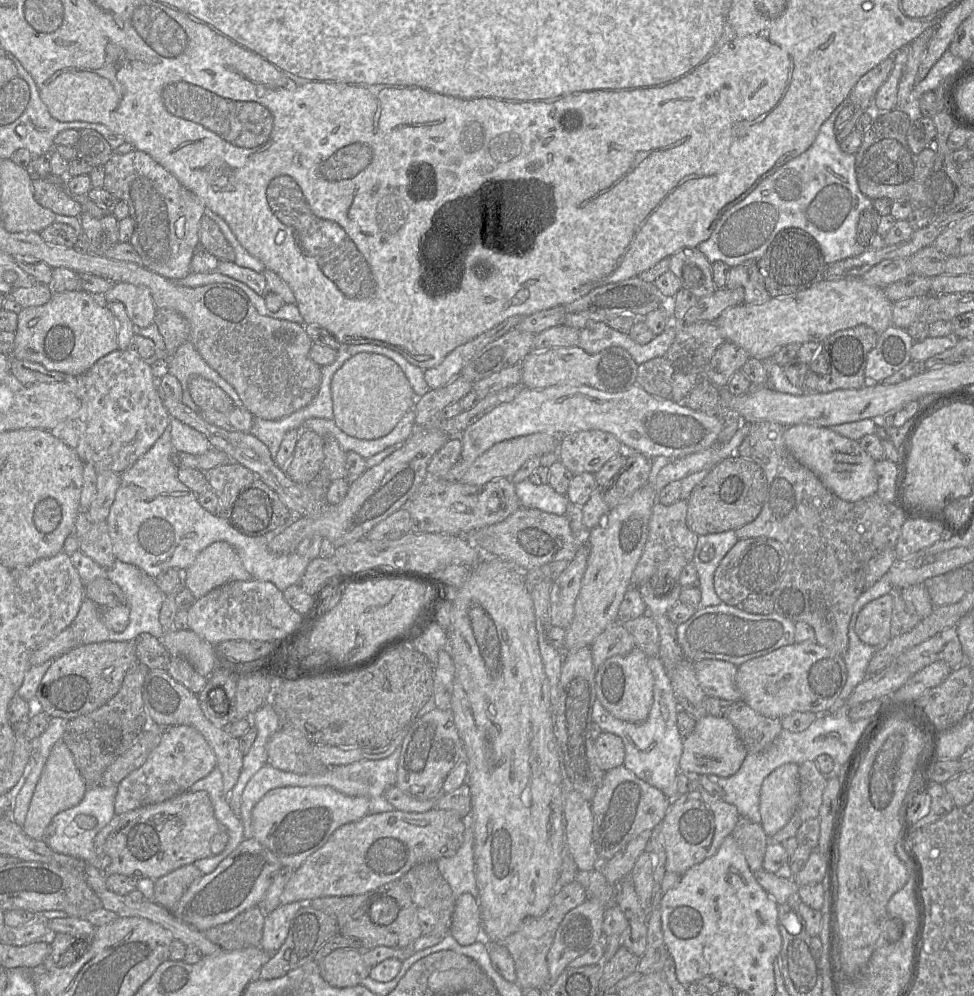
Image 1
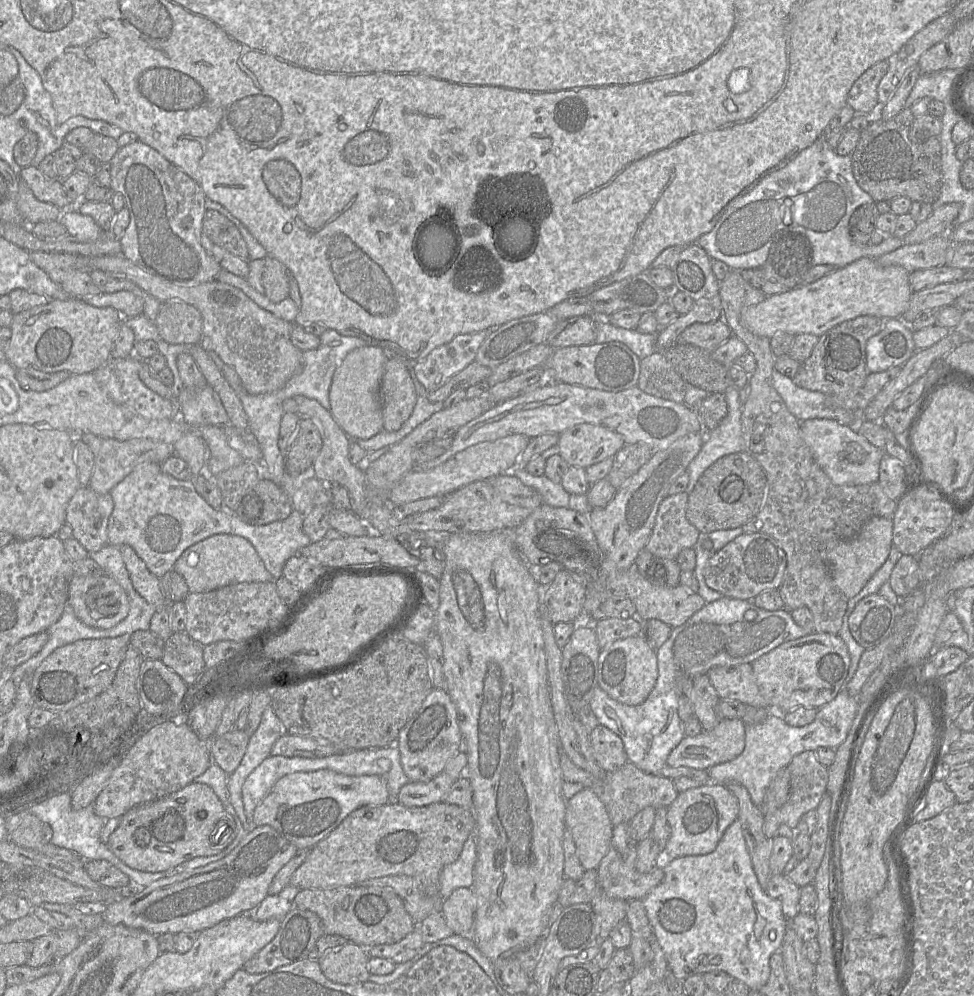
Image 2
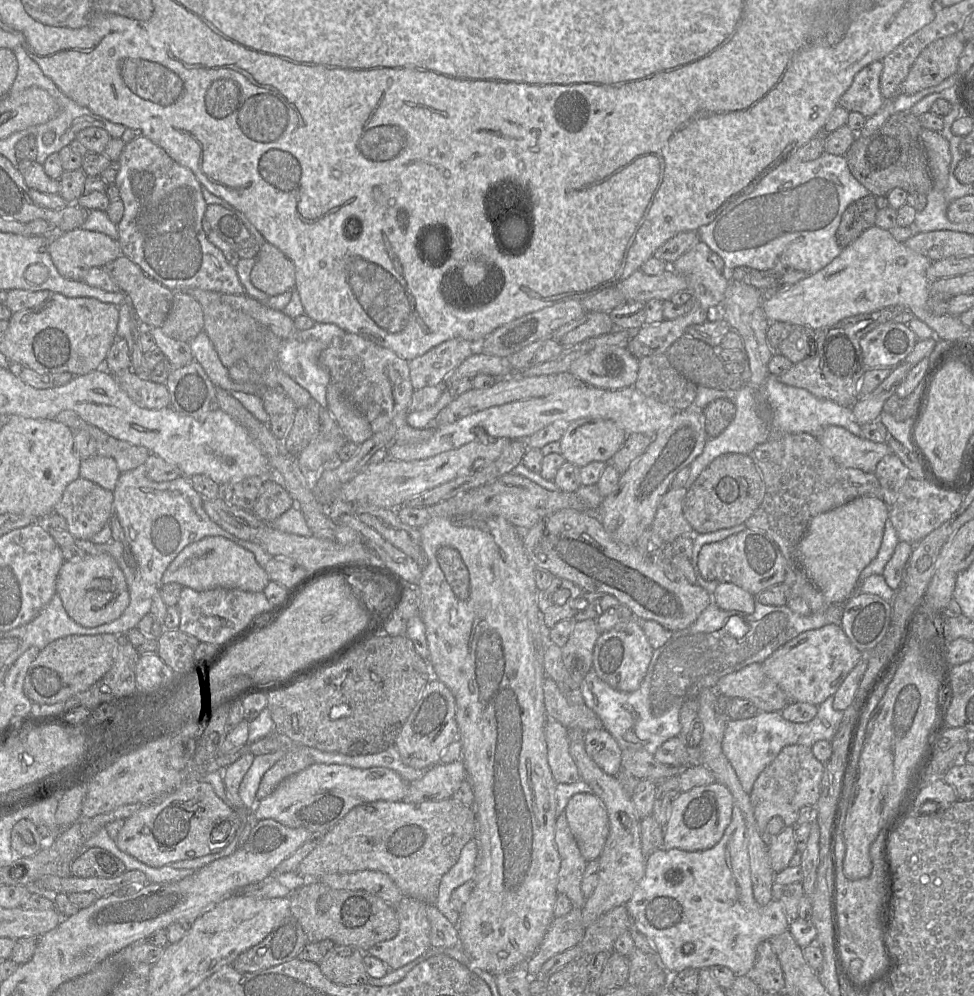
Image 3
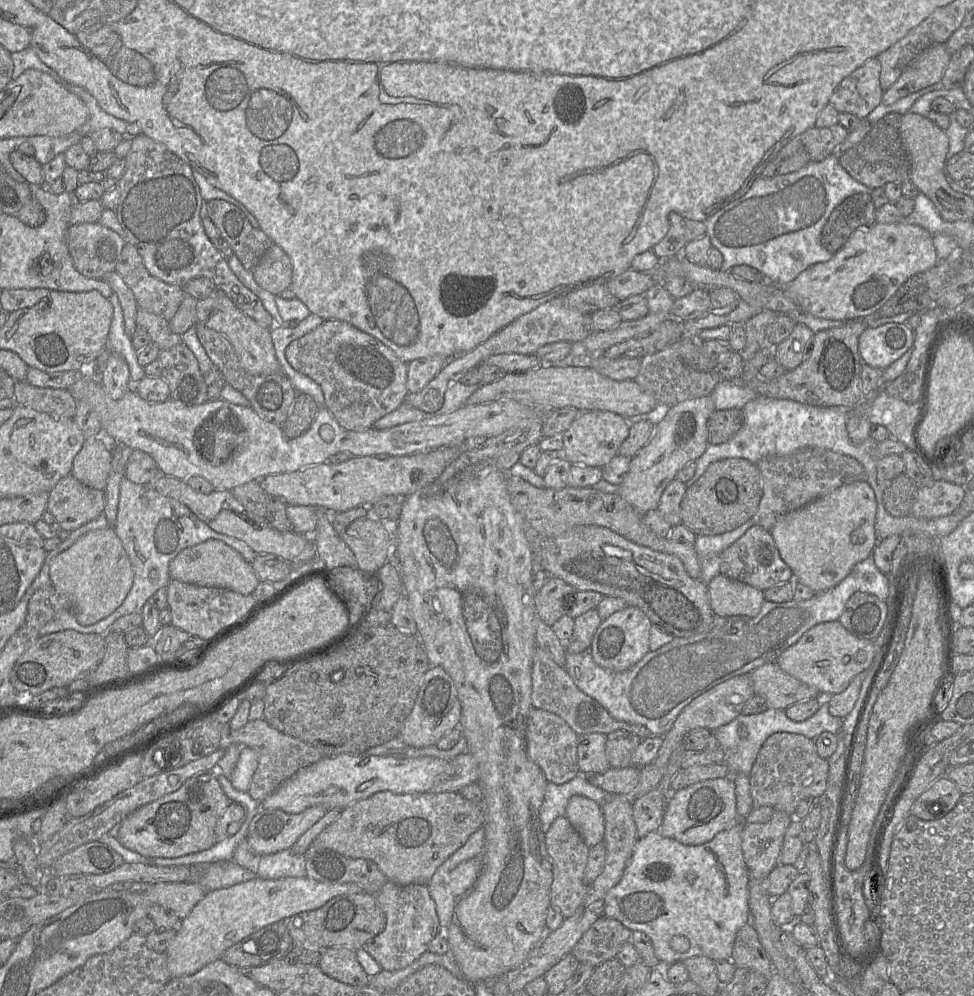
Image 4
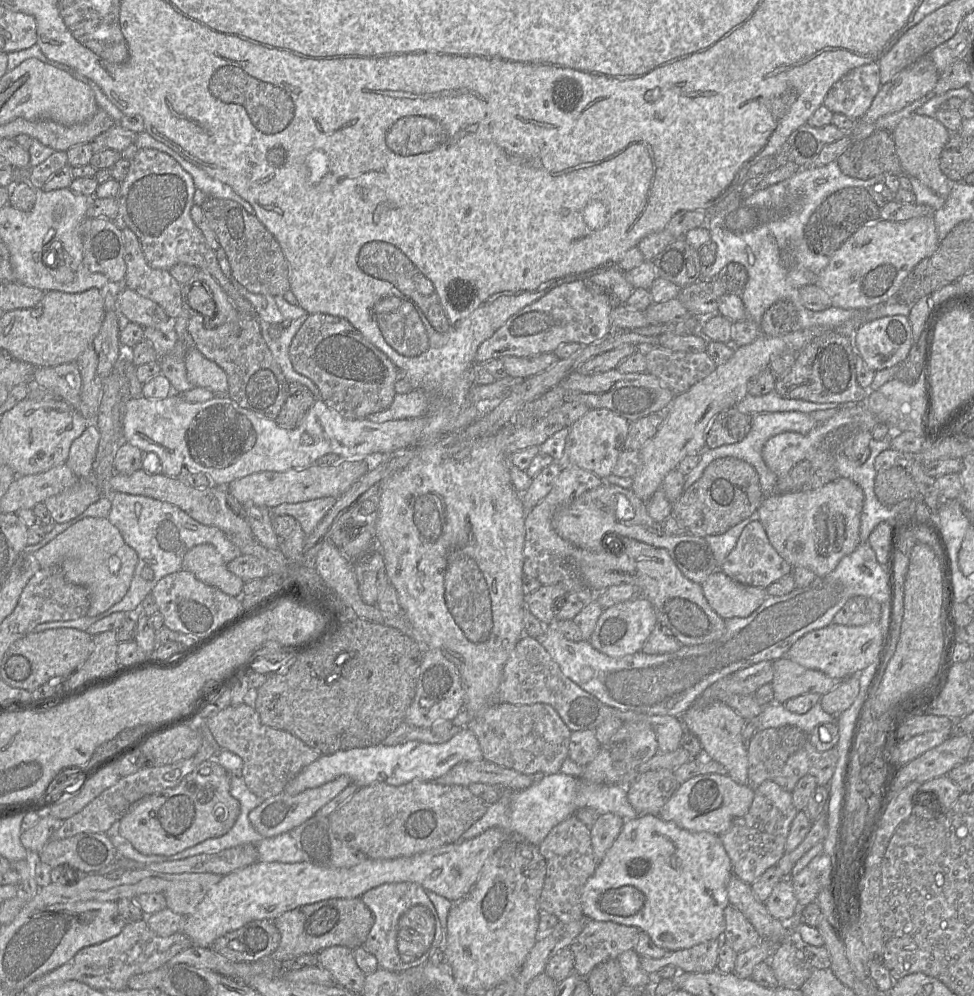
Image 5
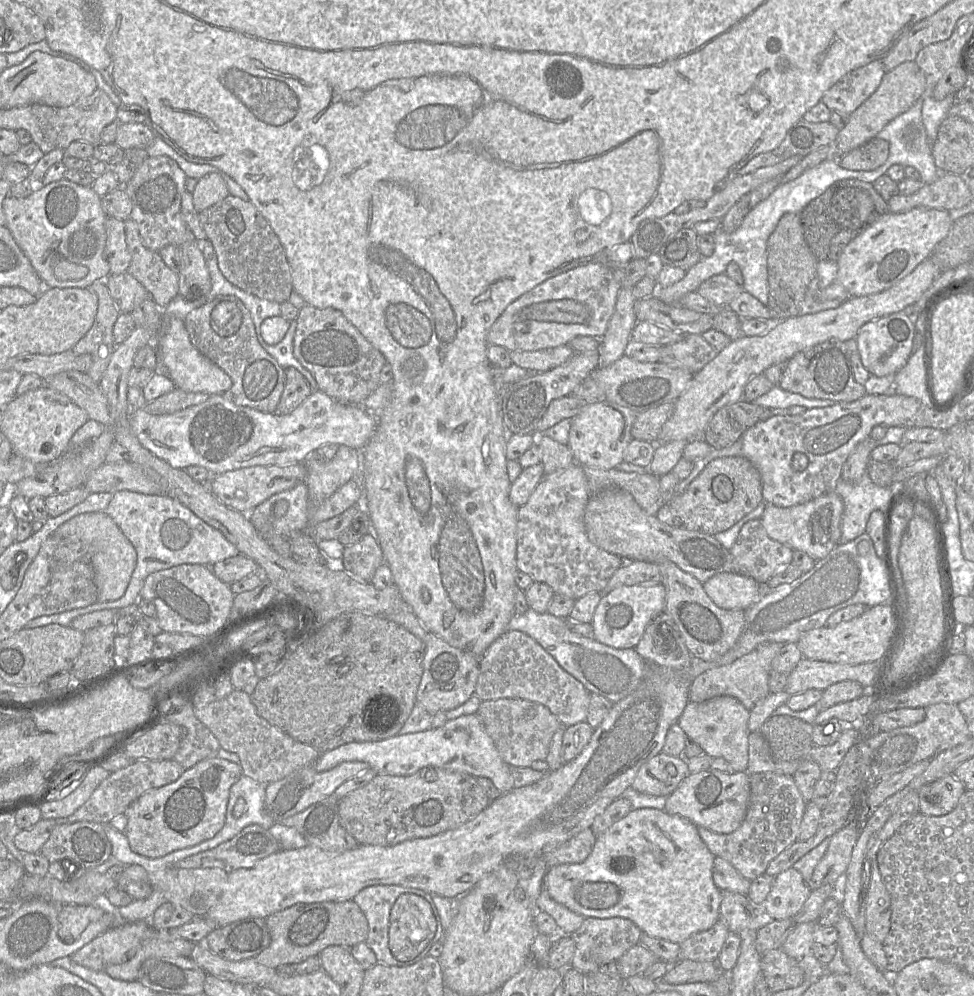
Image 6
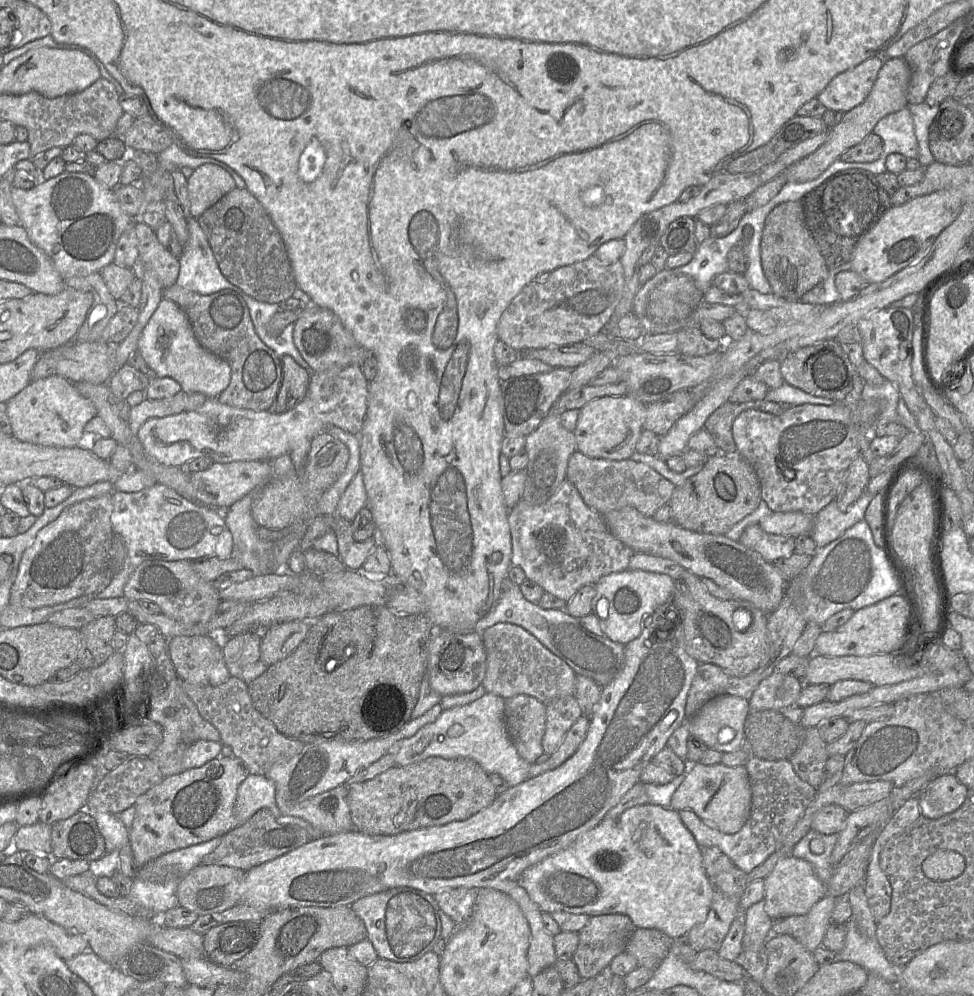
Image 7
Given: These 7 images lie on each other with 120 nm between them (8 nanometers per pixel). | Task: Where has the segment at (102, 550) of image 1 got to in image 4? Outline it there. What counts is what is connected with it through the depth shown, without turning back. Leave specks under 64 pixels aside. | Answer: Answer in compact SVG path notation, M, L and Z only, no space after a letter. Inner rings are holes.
M71 474L62 478L49 492L47 504L47 510L67 532L98 517L104 507L104 490L86 486Z

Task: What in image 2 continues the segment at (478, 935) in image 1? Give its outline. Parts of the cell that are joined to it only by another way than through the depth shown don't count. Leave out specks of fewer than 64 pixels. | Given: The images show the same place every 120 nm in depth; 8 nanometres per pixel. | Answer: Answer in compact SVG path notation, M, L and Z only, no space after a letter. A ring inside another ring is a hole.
M457 888L443 901L441 911L454 934L470 936L474 925L476 899L470 888Z

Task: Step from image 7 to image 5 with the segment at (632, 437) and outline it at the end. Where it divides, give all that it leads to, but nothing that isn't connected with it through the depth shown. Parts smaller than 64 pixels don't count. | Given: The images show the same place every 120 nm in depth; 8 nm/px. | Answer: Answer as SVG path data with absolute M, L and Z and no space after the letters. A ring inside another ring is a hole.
M589 409L569 426L564 447L564 463L588 470L600 478L609 476L623 450L629 427L630 422L627 419L609 409Z

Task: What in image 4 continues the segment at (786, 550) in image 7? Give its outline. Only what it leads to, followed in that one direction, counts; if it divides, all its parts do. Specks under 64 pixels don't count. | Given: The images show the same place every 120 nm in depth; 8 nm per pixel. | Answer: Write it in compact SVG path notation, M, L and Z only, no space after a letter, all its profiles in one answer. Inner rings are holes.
M758 525L751 526L719 556L720 574L765 591L777 584L793 581L793 574L781 559L770 532Z

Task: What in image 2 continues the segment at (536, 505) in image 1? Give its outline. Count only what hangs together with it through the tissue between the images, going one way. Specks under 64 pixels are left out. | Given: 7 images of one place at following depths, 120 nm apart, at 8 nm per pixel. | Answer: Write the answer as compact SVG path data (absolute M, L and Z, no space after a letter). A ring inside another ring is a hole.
M520 465L511 472L523 484L535 489L541 495L543 504L552 507L569 507L570 494L563 488L562 484L552 482L545 475L533 476Z

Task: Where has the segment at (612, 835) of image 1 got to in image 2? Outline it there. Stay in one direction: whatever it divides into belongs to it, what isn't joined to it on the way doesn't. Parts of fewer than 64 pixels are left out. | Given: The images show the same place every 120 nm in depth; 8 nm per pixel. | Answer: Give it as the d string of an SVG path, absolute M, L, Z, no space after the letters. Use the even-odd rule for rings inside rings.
M560 751L560 767L564 781L581 783L585 788L593 790L598 795L606 806L613 826L630 822L639 811L646 807L667 808L679 794L672 779L646 773L629 761L617 771L608 773L607 778L603 781L596 780L590 773L576 766L562 751Z

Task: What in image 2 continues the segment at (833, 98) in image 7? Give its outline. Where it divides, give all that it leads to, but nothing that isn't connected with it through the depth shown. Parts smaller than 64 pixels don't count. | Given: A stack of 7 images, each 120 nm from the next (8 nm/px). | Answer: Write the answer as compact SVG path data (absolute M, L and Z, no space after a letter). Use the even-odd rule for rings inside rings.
M887 60L876 63L867 69L852 85L847 97L847 104L856 114L875 115L880 107L878 85L887 73Z

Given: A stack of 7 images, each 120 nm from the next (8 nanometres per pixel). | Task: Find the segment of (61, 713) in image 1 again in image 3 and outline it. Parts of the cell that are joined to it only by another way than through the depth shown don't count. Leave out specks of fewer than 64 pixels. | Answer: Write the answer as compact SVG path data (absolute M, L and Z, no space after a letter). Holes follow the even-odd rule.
M70 635L59 638L41 649L31 662L23 684L26 696L43 704L62 702L83 692L100 680L112 667L117 635Z

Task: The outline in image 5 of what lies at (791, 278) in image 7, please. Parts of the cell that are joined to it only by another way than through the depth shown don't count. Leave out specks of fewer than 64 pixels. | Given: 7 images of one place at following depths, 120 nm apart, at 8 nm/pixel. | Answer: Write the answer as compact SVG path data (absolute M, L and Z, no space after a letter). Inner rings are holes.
M785 300L775 302L763 314L760 322L761 335L784 336L798 327L797 311L792 303Z

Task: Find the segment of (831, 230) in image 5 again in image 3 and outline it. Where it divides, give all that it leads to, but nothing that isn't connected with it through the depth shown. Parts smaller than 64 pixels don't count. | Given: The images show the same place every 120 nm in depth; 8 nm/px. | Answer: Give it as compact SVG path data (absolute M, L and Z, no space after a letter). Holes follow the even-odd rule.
M872 194L854 201L845 209L836 231L836 241L842 250L875 225L878 211L876 197Z

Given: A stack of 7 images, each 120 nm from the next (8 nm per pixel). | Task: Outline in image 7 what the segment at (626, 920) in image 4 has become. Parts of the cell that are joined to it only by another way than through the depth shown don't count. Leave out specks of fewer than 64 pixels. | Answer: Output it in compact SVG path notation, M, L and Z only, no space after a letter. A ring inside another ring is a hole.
M719 695L707 701L685 722L691 736L703 741L708 748L722 752L736 752L745 741L745 720L750 712L748 700L734 695ZM642 804L625 810L615 818L604 818L597 826L581 834L573 844L564 850L545 858L540 863L526 869L519 877L518 883L528 893L530 899L542 912L568 912L585 914L590 917L606 914L624 914L630 917L636 928L652 928L664 932L671 939L686 938L687 933L697 924L703 923L711 907L715 887L708 878L703 866L701 848L692 833L684 825L679 812L656 804Z

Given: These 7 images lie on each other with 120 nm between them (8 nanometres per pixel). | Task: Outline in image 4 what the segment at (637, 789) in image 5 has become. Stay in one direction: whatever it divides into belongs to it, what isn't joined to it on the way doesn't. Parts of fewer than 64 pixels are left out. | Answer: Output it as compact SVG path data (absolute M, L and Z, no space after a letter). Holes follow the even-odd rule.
M657 787L647 794L632 800L633 819L639 838L659 831L669 797Z

